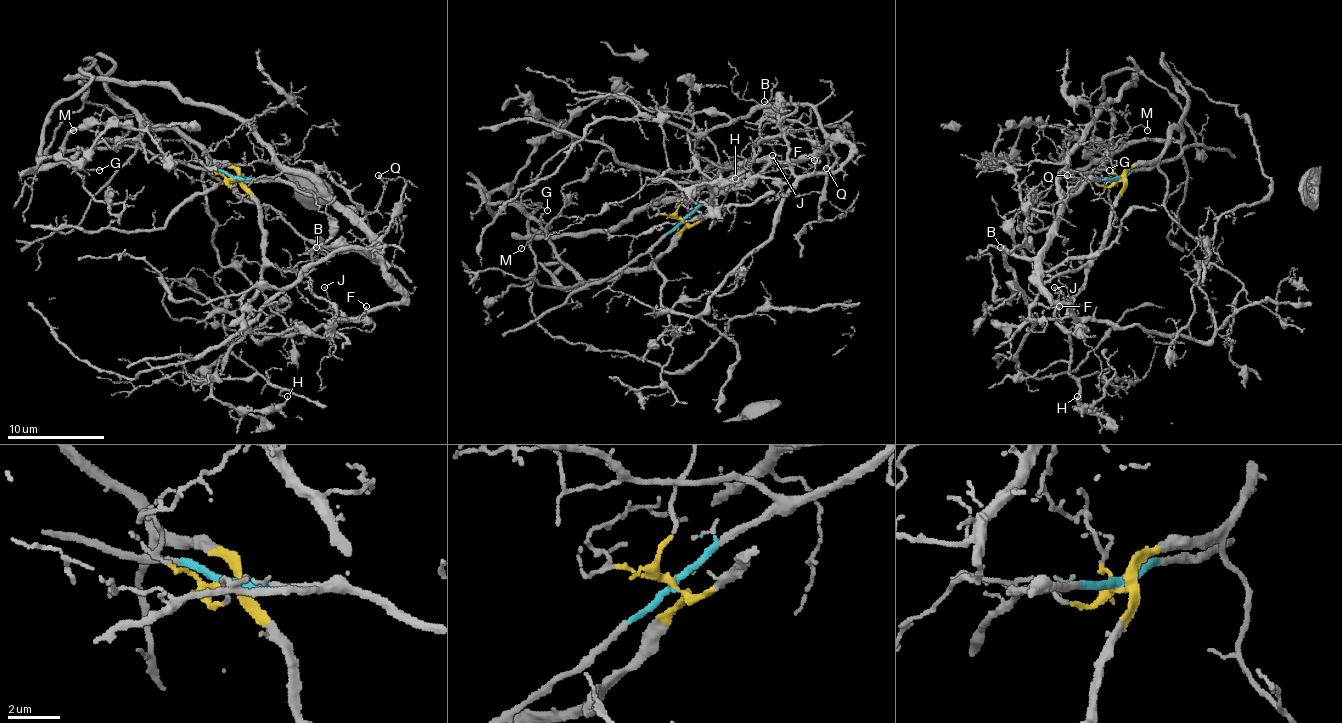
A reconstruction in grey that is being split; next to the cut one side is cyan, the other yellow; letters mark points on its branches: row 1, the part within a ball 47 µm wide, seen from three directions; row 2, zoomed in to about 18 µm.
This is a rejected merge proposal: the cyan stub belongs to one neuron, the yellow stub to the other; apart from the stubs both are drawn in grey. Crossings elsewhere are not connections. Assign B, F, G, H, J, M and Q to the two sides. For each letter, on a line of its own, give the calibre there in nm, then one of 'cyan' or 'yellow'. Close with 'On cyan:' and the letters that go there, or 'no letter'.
B: calibre 100 nm; cyan
F: calibre 110 nm; cyan
G: calibre 110 nm; yellow
H: calibre 150 nm; yellow
J: calibre 90 nm; cyan
M: calibre 100 nm; yellow
Q: calibre 150 nm; cyan
On cyan: B, F, J, Q

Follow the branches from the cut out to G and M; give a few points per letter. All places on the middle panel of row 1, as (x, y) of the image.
G: (681, 220), (686, 225), (679, 237), (645, 269), (581, 281), (521, 208), (533, 205), (547, 210)
M: (681, 220), (686, 225), (679, 237), (654, 261), (618, 276), (581, 281), (560, 259), (545, 230), (521, 249)

